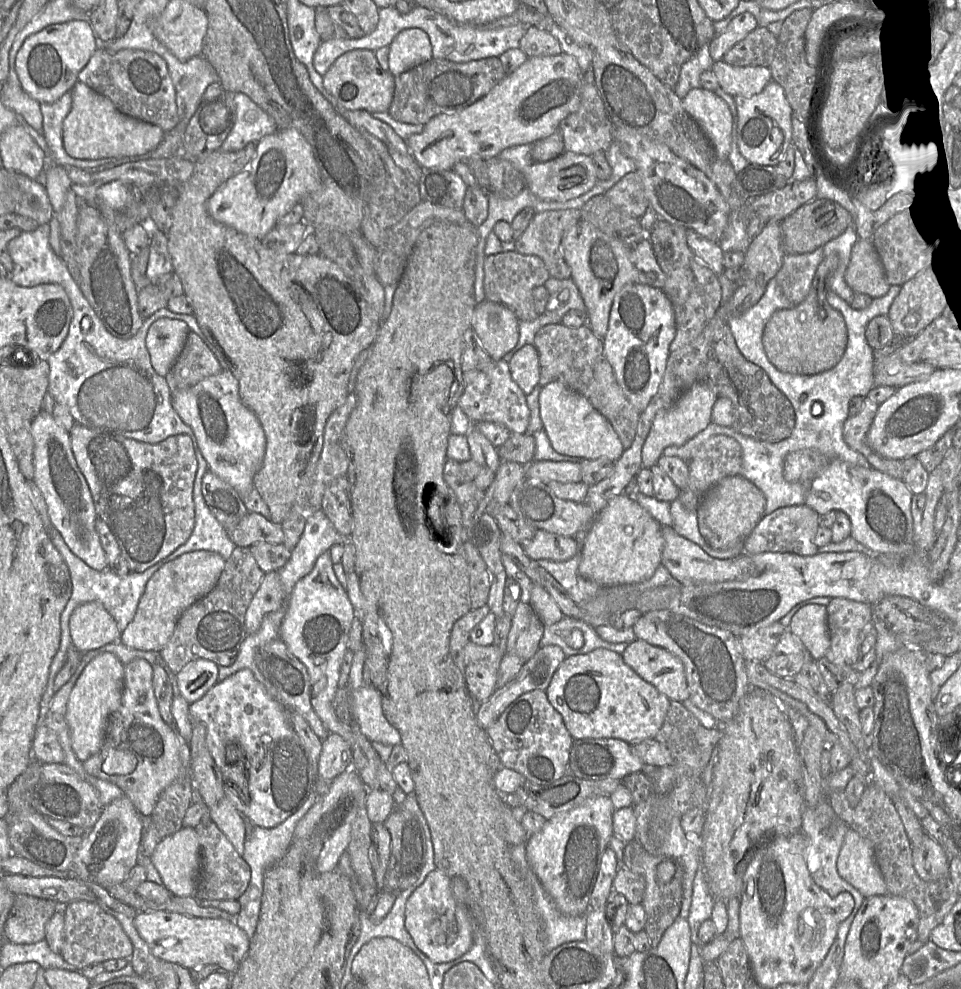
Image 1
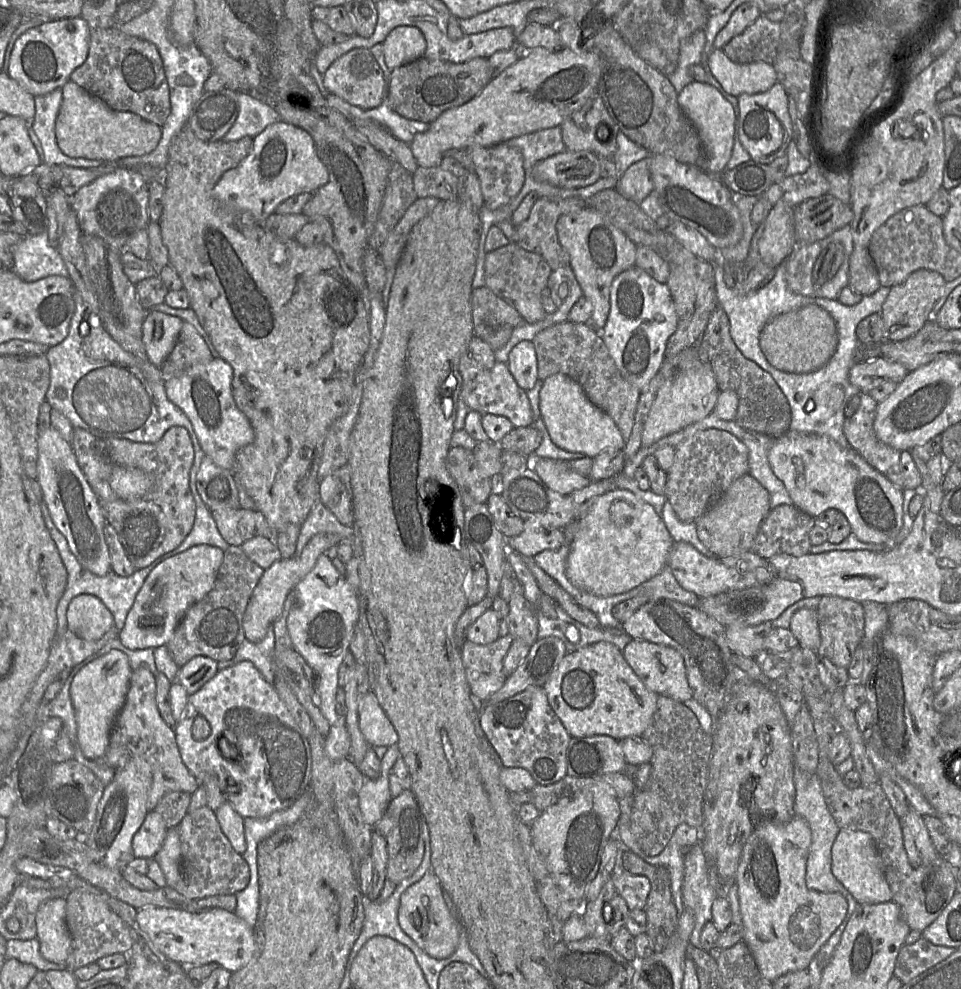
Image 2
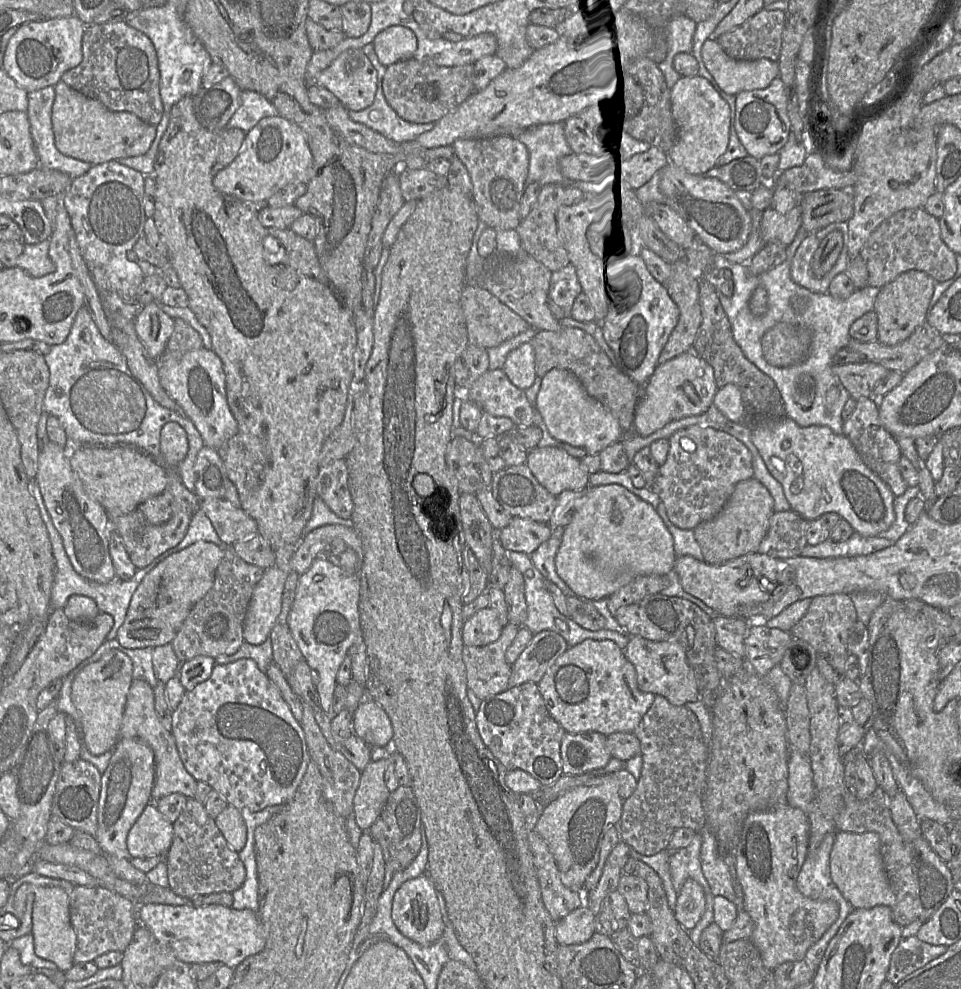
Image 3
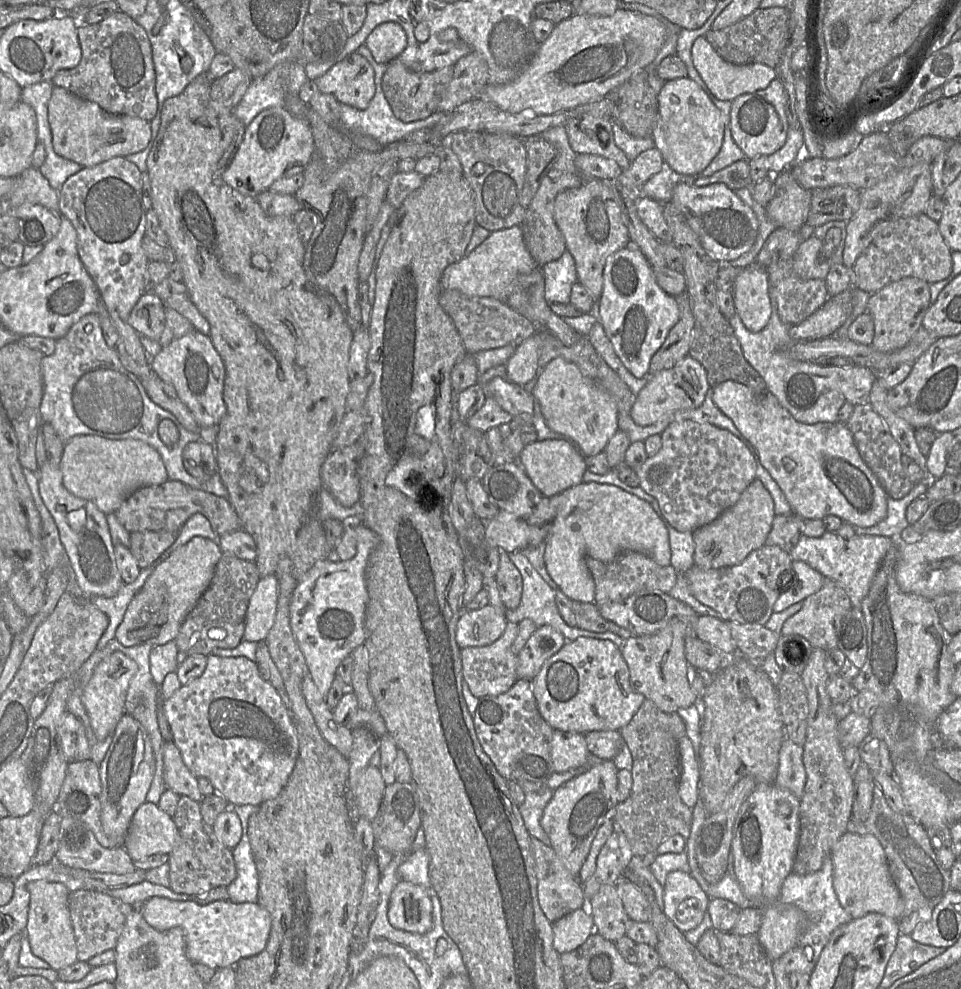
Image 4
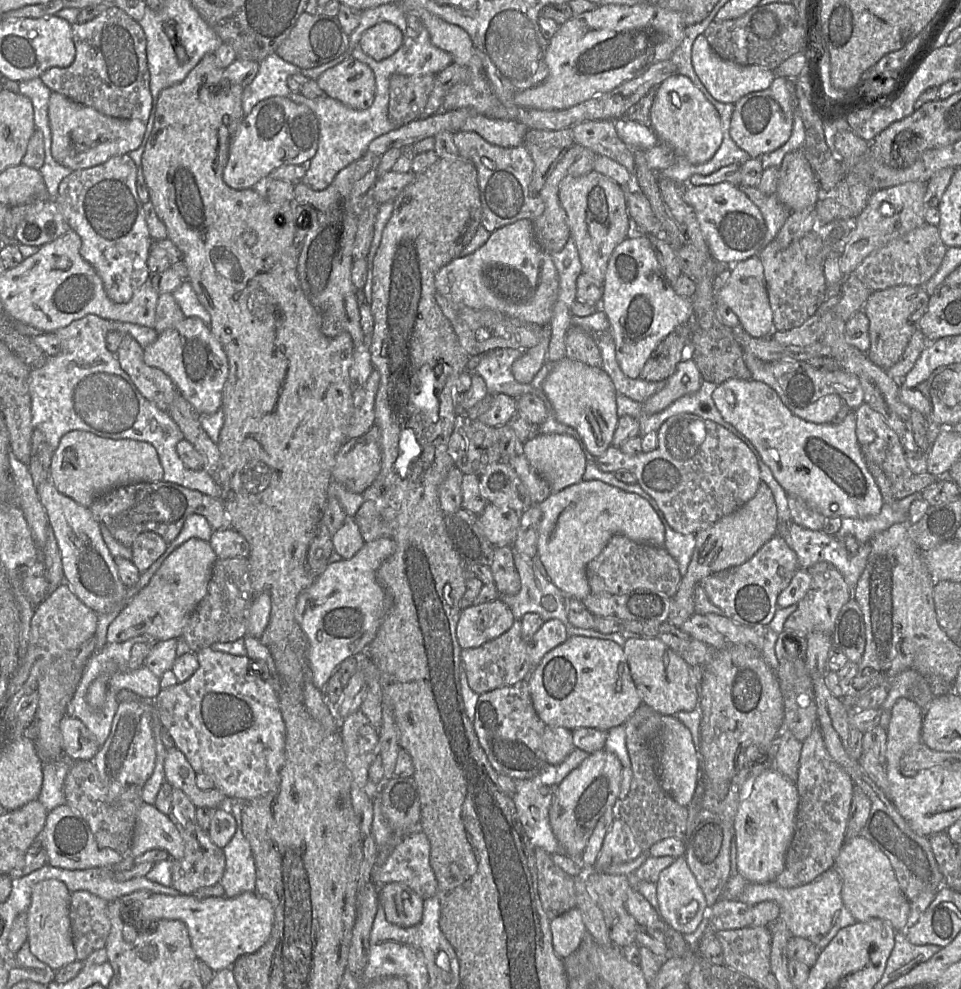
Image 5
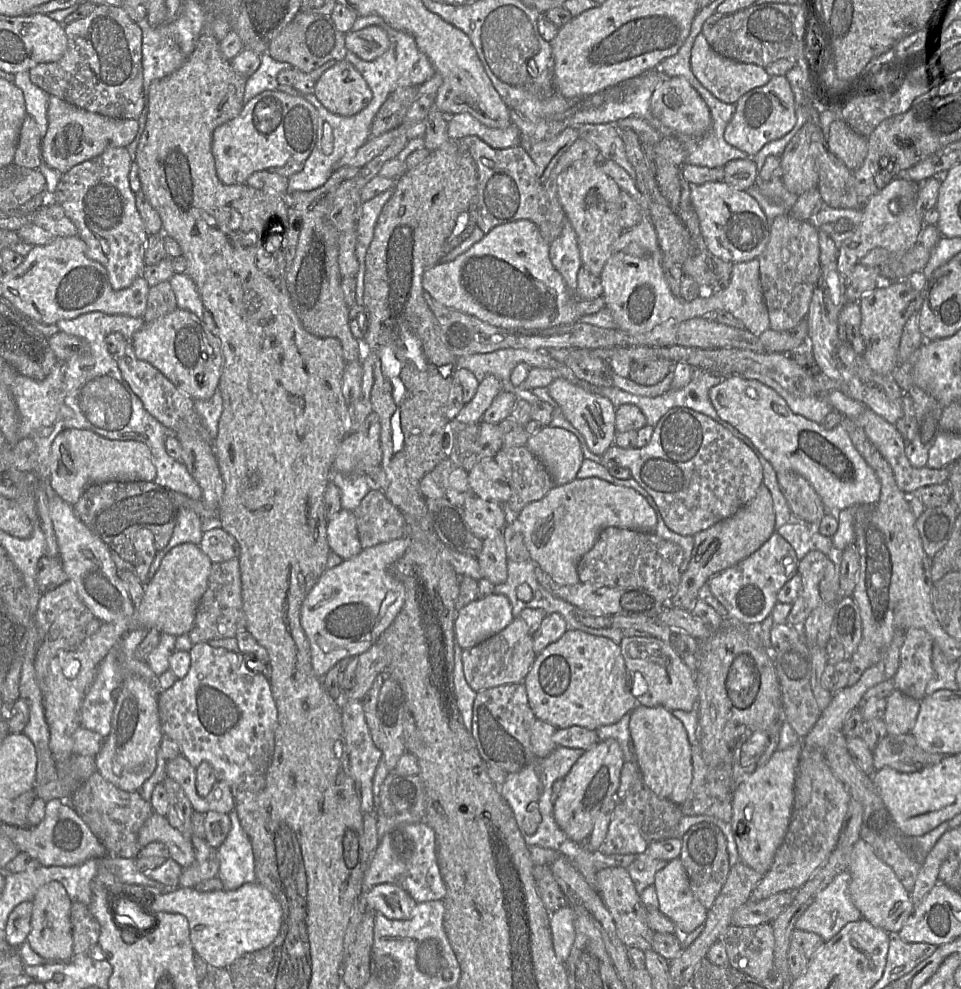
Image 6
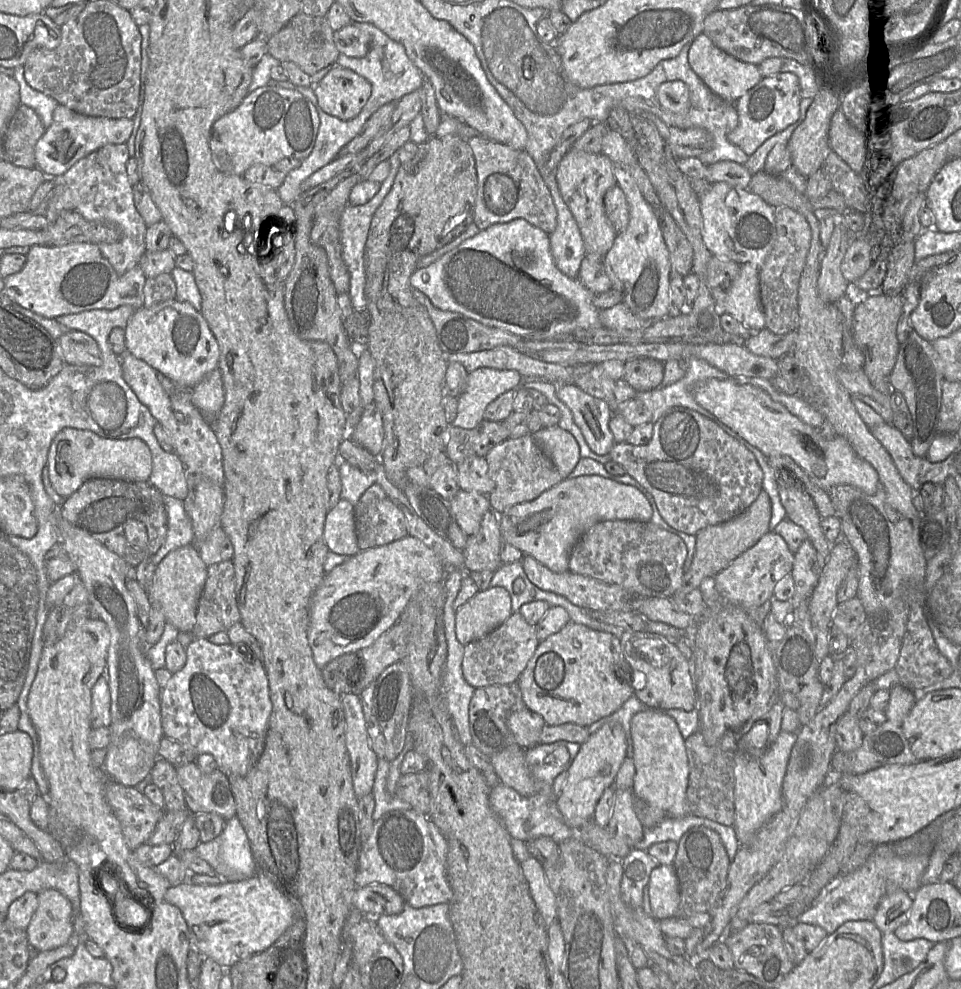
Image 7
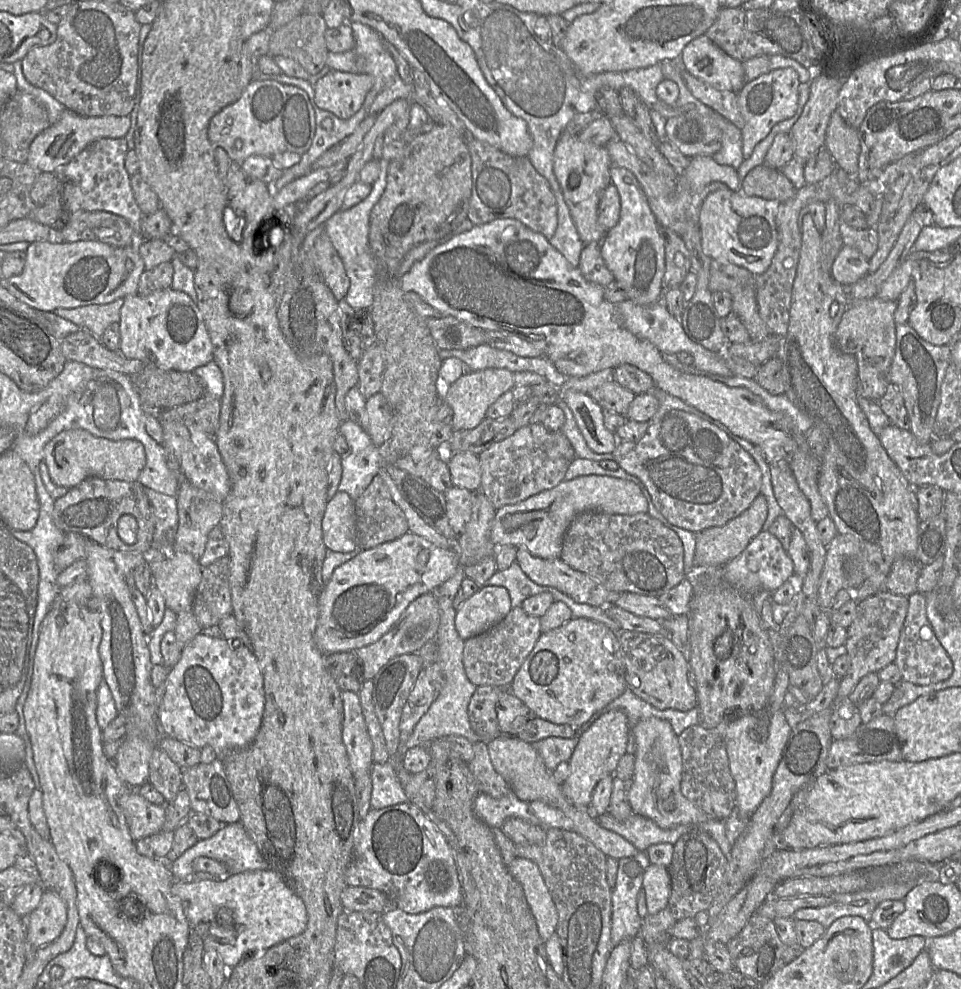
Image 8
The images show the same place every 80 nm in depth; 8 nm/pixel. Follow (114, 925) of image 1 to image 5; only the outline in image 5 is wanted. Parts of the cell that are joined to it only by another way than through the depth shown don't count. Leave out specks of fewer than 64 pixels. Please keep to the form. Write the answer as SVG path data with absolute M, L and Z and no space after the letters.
M83 890L70 894L69 918L76 960L85 961L92 952L105 947L111 928L108 903Z

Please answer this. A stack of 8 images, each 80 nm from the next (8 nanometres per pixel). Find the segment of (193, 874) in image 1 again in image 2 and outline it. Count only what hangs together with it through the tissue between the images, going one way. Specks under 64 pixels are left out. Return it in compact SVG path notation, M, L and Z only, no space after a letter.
M177 828L168 829L162 847L153 859L161 868L167 886L175 890L175 886L182 878L181 843Z

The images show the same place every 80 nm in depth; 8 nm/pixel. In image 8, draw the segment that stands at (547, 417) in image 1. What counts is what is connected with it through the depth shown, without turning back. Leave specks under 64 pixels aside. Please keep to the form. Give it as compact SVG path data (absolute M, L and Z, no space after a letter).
M573 390L561 391L561 398L571 409L588 447L599 454L612 453L618 438L605 428L602 407L588 394Z

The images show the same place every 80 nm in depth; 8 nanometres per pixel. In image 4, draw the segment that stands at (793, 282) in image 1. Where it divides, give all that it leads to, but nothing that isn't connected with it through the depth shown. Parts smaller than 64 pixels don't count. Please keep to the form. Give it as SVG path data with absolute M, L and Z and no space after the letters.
M811 236L801 242L793 256L793 268L802 279L825 279L834 264L840 264L844 245L839 245L829 258L823 256L823 242Z

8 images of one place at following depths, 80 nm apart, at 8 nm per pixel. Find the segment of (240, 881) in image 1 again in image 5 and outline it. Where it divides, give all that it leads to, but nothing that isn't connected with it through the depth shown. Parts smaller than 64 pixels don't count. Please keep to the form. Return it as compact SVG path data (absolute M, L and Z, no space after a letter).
M173 788L172 803L168 815L178 829L184 842L184 855L179 860L172 860L172 887L182 895L191 895L195 891L220 883L225 870L225 855L223 849L217 847L196 820L196 807L184 792Z

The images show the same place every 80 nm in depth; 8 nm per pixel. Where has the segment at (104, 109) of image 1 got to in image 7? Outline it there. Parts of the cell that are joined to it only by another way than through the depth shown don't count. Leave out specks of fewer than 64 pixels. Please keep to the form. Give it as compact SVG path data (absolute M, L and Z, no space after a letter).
M59 104L53 112L52 124L35 146L36 167L44 175L61 177L81 158L104 145L126 143L133 125L133 119L86 116Z

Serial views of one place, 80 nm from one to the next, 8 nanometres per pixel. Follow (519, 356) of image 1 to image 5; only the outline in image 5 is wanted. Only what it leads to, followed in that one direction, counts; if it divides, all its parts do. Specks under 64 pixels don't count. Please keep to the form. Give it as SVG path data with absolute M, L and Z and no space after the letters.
M542 327L542 337L540 342L534 347L525 350L523 354L514 361L511 372L517 382L521 384L532 382L537 372L546 362L550 337L550 327Z

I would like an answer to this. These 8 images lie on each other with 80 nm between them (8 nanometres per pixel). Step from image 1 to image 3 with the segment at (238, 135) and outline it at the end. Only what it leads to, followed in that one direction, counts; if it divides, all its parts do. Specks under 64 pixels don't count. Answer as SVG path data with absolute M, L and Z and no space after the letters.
M245 90L240 95L240 106L231 117L227 127L249 132L262 118L279 115L277 109L263 95Z

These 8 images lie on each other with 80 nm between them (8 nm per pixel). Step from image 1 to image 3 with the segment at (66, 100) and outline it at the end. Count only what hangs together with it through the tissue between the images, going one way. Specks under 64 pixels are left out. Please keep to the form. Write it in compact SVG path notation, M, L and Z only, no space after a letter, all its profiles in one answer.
M54 86L28 92L27 114L39 167L64 172L74 179L84 175L93 165L65 156L56 148L52 126L54 100Z

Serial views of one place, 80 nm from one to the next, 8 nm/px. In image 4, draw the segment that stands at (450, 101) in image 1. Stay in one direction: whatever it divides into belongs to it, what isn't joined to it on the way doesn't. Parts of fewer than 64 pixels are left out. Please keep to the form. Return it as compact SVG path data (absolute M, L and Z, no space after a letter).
M398 59L388 62L382 77L382 90L393 114L404 123L423 120L438 111L438 106L453 78L453 67L447 66L432 72L415 72Z

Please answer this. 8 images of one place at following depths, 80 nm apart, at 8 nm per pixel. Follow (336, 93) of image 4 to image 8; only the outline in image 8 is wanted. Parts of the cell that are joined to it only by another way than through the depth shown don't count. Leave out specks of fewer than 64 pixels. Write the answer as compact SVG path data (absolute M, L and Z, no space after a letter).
M331 70L315 83L314 100L319 108L346 120L359 111L373 85L369 74Z

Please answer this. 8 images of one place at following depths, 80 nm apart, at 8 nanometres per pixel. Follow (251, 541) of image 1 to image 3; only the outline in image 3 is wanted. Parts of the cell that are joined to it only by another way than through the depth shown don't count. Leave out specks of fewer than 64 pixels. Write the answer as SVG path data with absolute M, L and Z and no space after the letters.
M200 499L199 508L211 520L219 538L228 546L258 534L256 521L241 507L235 507L226 499Z

